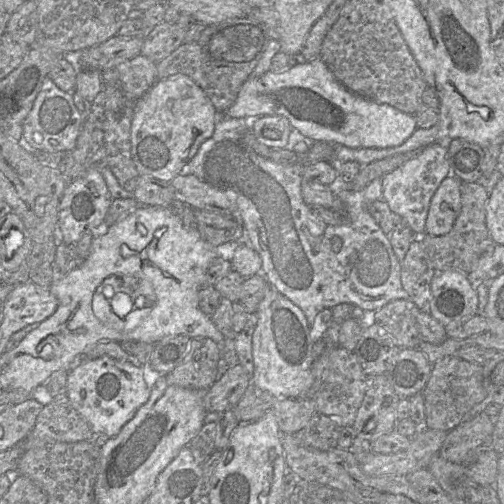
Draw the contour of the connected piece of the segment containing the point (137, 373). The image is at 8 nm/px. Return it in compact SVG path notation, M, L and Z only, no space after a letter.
M108 356L81 358L68 373L66 395L75 410L89 424L100 445L119 434L136 411L147 402L150 394L151 389L144 380L142 367Z

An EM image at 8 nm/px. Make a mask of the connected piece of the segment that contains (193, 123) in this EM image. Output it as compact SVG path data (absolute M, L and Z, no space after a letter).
M178 74L158 79L154 85L137 100L131 122L131 157L140 176L170 182L184 171L185 166L197 153L200 145L210 138L220 114L204 91L188 76Z

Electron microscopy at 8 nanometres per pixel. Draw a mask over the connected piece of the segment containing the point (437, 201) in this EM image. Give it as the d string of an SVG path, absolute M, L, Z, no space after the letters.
M447 176L434 193L425 223L425 232L431 236L447 234L461 210L461 180Z

